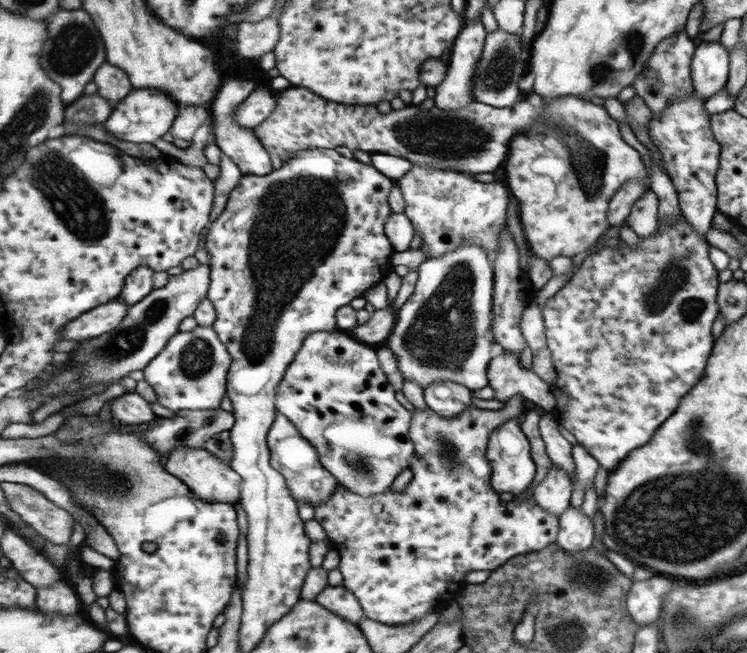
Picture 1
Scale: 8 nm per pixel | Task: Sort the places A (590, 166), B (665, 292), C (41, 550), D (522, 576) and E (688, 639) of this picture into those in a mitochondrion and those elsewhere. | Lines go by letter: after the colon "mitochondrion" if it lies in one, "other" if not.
A: mitochondrion
B: mitochondrion
C: other
D: other
E: mitochondrion

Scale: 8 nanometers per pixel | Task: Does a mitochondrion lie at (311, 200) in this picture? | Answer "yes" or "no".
yes

